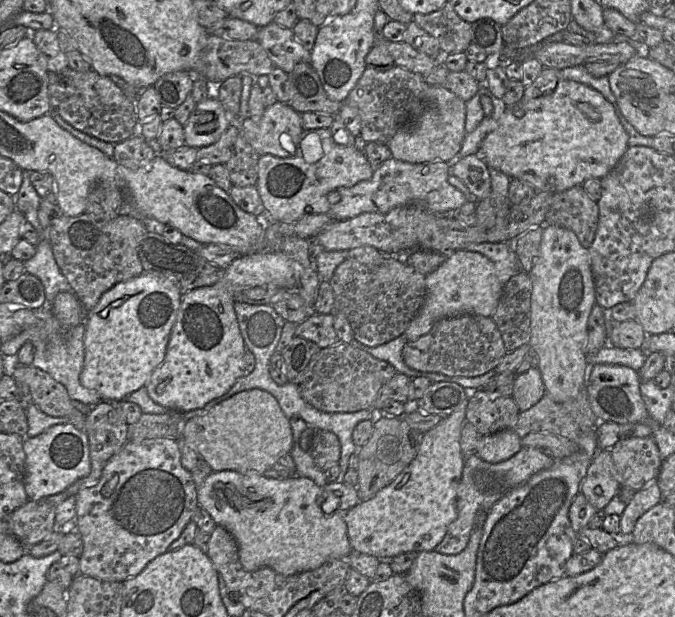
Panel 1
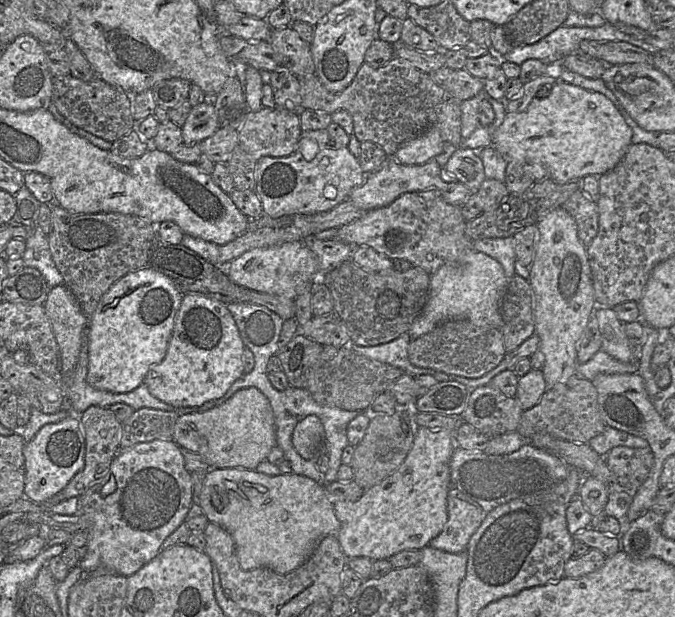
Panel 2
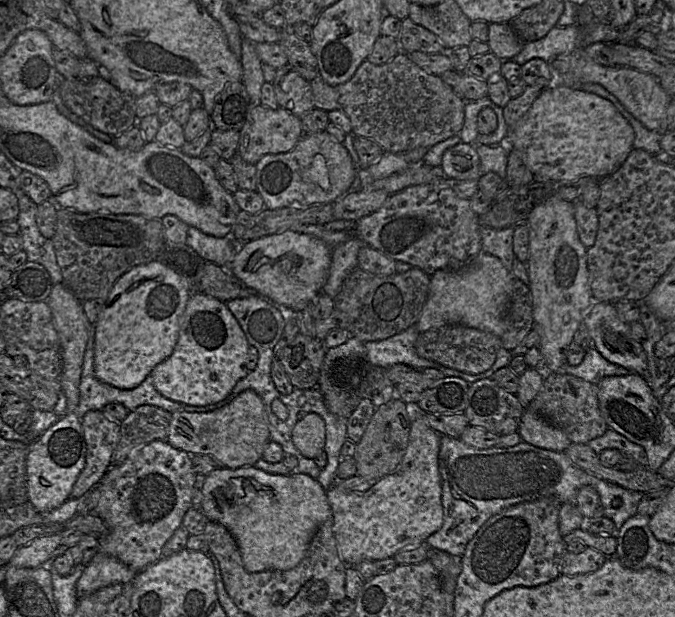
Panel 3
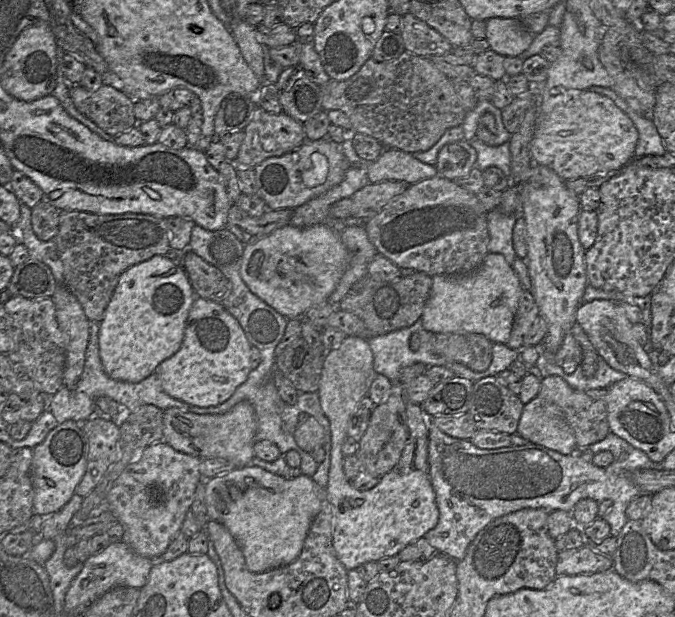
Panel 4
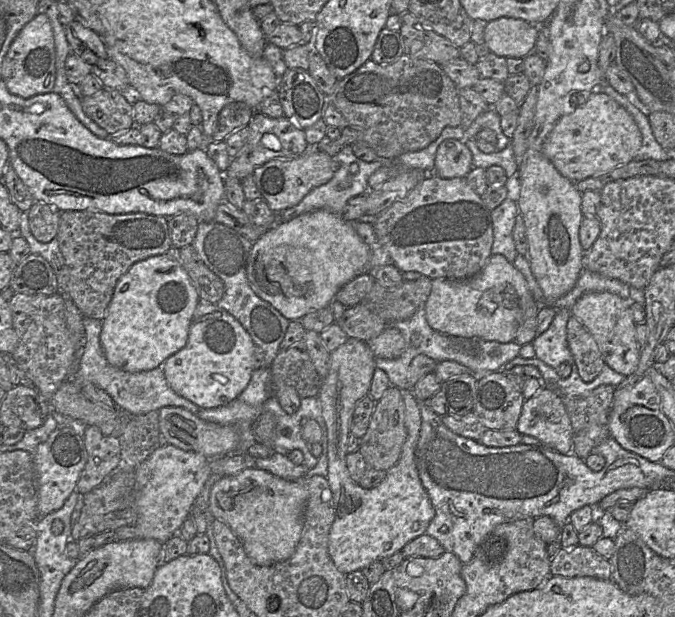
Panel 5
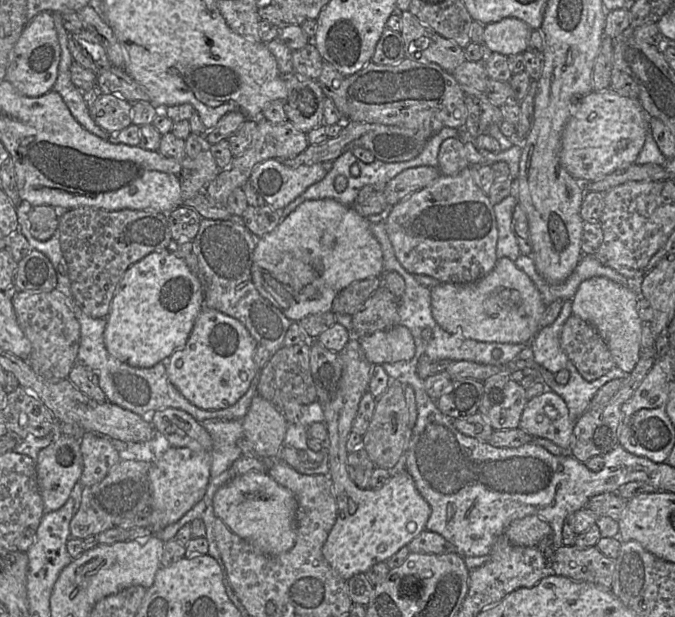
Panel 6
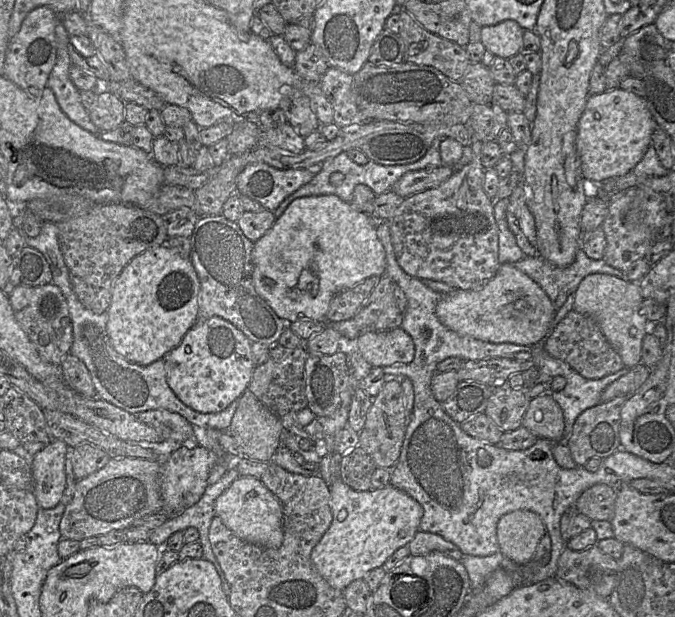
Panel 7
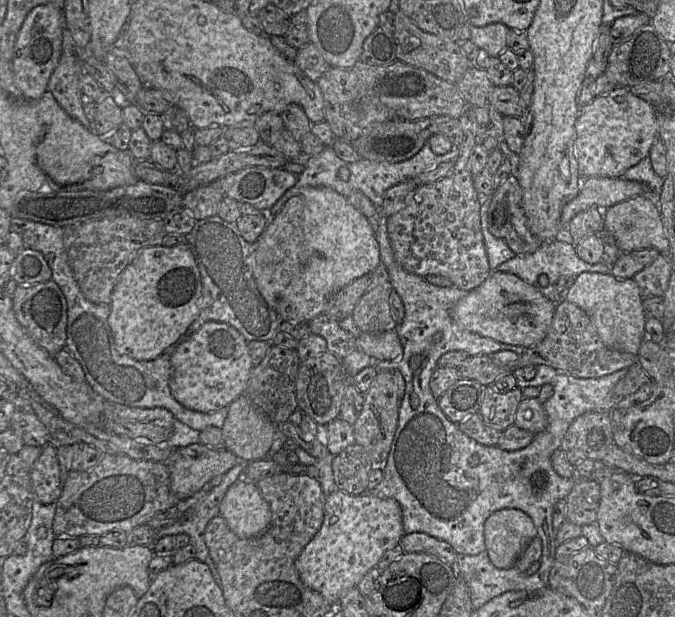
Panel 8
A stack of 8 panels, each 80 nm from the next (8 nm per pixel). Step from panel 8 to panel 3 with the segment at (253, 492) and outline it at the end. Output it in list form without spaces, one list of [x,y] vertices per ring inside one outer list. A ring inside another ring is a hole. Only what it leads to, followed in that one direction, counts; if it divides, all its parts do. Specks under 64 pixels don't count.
[[[254,466],[220,468],[206,476],[201,510],[234,537],[249,573],[286,571],[305,557],[319,527],[332,519],[326,491],[307,474],[273,475]]]

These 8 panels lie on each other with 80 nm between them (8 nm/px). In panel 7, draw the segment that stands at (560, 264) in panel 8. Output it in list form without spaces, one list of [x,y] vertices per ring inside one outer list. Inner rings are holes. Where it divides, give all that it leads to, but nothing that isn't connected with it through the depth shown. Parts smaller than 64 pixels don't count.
[[[578,250],[575,260],[567,267],[557,267],[545,260],[540,255],[524,256],[521,260],[513,263],[513,265],[527,276],[529,276],[535,283],[537,283],[548,298],[553,303],[560,291],[565,291],[567,299],[562,307],[555,313],[553,321],[550,325],[550,331],[573,309],[574,293],[577,290],[580,282],[590,274],[609,274],[622,279],[622,272],[609,266],[603,259],[594,260],[589,258],[582,250]]]

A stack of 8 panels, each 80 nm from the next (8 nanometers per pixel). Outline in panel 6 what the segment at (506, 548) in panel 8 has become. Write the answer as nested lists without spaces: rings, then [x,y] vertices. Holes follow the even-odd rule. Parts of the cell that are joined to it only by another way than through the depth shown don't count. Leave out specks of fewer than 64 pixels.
[[[526,516],[512,521],[504,530],[504,535],[512,545],[533,547],[548,535],[551,526],[538,516]]]

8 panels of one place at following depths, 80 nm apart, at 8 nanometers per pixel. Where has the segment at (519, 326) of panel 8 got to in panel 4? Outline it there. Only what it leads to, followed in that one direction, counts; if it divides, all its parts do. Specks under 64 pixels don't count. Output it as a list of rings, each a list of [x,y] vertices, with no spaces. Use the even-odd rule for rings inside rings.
[[[488,253],[480,267],[464,275],[434,275],[432,288],[425,305],[421,321],[425,330],[431,333],[475,333],[484,335],[493,343],[506,344],[509,341],[513,320],[523,287],[511,265],[499,253]]]

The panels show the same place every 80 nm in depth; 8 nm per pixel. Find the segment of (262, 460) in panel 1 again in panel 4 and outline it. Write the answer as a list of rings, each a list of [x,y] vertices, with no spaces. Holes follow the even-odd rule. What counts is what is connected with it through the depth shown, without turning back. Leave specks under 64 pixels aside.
[[[246,400],[225,414],[198,415],[179,408],[163,412],[163,441],[174,450],[199,459],[225,459],[236,468],[251,464],[254,456],[257,419],[253,406]]]

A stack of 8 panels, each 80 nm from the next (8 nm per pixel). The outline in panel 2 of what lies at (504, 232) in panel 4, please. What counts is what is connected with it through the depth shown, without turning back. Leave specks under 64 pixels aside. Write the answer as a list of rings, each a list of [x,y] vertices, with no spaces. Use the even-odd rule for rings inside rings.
[[[514,236],[505,238],[484,238],[473,242],[472,248],[487,254],[498,261],[504,271],[505,276],[511,279],[515,273],[515,239]]]

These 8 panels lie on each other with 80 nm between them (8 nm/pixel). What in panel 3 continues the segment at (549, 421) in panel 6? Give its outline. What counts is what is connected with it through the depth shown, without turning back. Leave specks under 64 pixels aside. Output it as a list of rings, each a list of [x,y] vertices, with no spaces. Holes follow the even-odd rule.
[[[529,408],[524,409],[517,431],[523,442],[554,452],[564,452],[572,443],[560,428]]]

